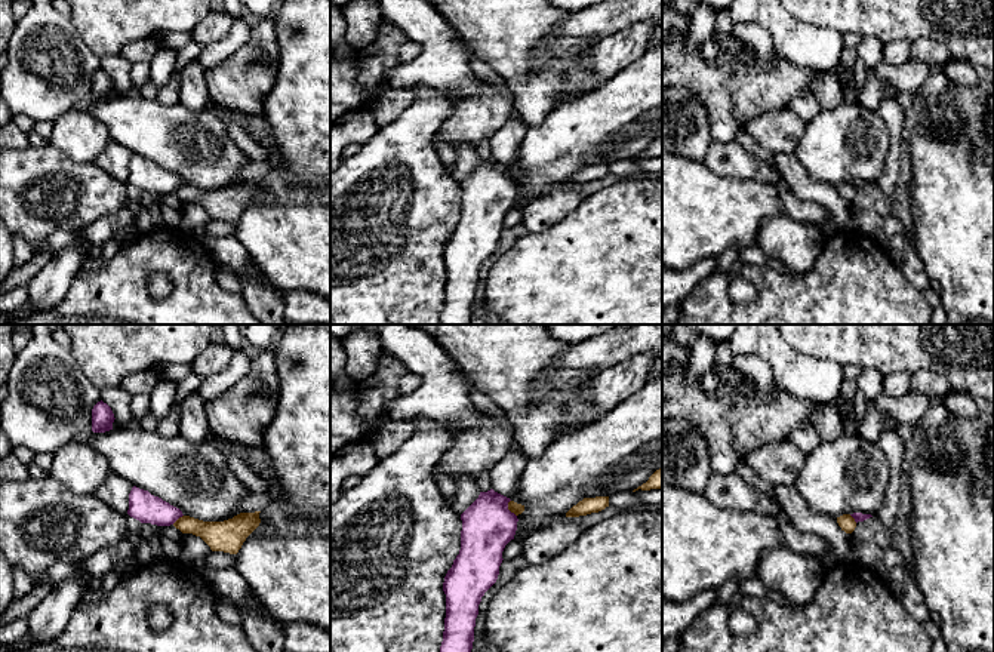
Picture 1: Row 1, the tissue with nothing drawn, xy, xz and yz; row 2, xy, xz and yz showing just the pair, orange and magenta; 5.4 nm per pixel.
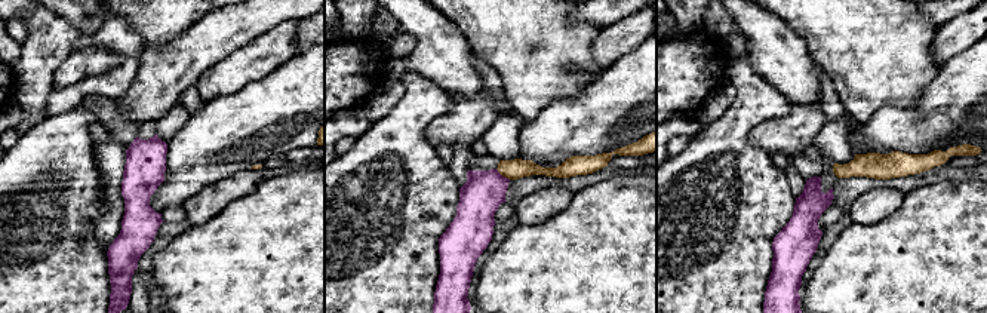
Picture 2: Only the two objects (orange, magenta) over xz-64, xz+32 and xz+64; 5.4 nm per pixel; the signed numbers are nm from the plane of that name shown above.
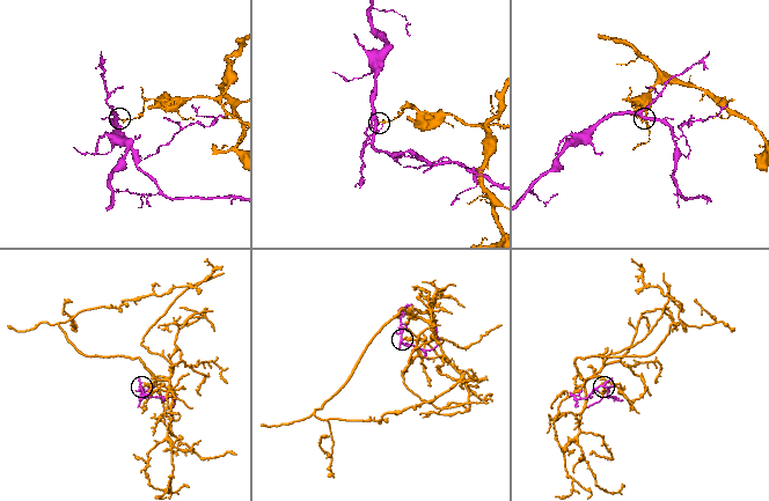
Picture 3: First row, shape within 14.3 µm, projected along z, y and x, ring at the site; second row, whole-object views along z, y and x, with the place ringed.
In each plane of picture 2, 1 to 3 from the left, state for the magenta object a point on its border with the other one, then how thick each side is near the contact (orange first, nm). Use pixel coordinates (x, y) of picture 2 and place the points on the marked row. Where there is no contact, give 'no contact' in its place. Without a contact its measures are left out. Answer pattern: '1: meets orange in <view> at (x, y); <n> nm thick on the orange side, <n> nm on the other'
1: no contact
2: meets orange in xz+32 at (503, 175); 110 nm thick on the orange side, 220 nm on the other
3: no contact

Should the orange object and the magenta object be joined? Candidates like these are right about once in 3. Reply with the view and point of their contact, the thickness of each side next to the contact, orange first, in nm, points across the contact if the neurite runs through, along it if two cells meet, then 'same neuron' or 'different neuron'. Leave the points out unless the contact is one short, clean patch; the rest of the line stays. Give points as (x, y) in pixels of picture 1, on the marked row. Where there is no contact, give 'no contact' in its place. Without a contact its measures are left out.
contact xz (508, 509); calibres 60 and 280 nm; border xz (510, 500), (508, 509), (516, 516); different neuron

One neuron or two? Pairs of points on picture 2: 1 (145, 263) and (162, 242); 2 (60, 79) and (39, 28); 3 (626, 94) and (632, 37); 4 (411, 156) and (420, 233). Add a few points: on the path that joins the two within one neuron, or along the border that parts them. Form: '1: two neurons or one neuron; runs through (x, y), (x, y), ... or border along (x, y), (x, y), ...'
1: one neuron; runs through (147, 258), (157, 246)
2: two neurons; border along (77, 51), (57, 70), (52, 88)
3: two neurons; border along (640, 43), (602, 71)
4: one neuron; runs through (412, 175), (412, 214)

